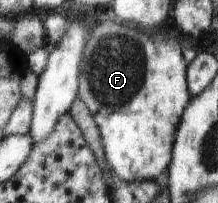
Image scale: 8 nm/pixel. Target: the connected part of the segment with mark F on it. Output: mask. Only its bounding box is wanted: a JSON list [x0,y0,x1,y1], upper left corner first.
[78,18,192,182]

